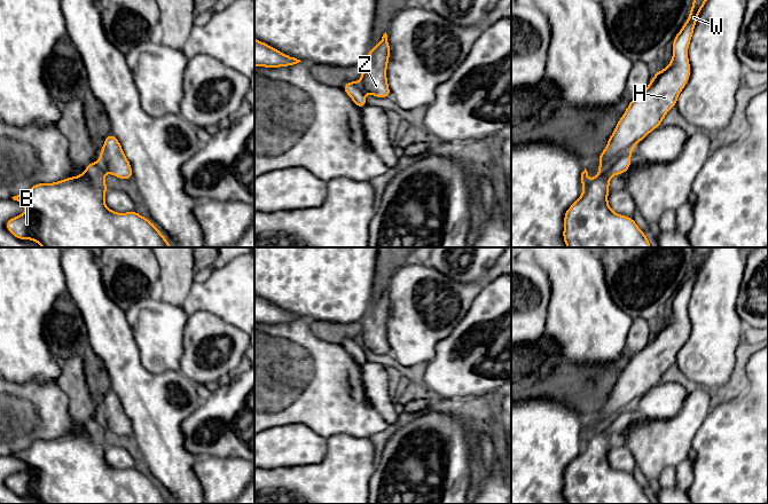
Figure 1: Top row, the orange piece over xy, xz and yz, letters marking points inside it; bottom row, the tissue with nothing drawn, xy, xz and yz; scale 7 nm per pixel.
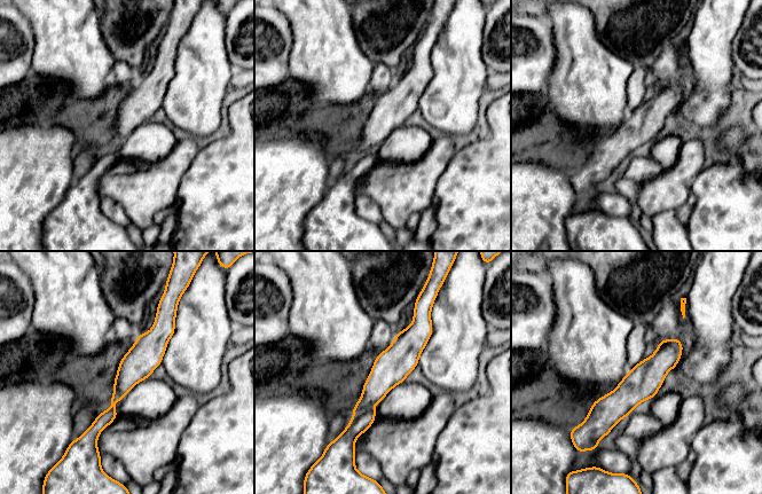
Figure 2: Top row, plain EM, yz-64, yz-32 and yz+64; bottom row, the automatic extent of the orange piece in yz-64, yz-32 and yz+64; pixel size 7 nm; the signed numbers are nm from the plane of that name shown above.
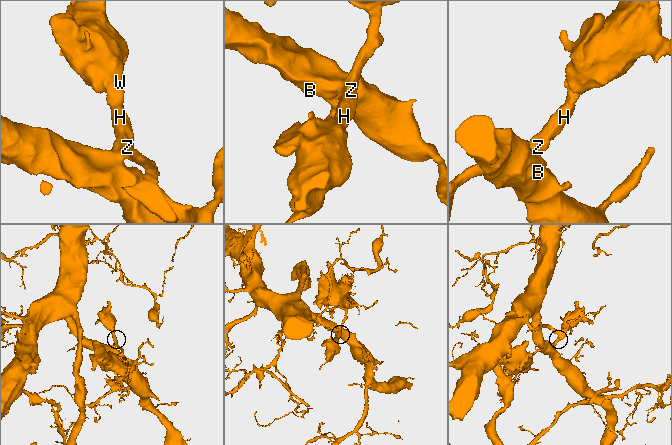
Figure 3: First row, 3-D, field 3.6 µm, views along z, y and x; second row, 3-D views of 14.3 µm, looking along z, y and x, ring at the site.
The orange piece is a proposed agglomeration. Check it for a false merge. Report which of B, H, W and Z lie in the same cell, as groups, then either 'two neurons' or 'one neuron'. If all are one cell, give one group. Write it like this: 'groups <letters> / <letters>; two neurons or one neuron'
groups B / H W Z; two neurons

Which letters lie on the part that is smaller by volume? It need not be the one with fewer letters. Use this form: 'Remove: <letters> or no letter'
Remove: H, W, Z

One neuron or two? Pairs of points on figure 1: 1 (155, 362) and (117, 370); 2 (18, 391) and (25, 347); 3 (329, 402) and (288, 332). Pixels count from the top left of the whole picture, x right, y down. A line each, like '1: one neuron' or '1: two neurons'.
1: two neurons
2: two neurons
3: one neuron

